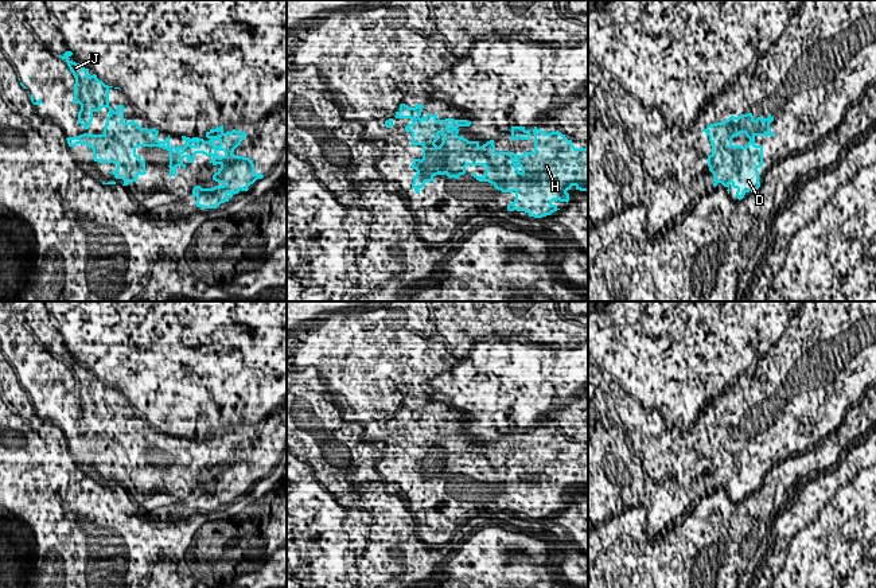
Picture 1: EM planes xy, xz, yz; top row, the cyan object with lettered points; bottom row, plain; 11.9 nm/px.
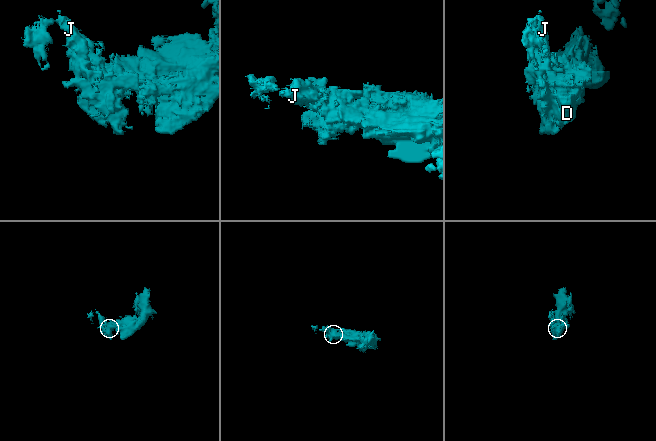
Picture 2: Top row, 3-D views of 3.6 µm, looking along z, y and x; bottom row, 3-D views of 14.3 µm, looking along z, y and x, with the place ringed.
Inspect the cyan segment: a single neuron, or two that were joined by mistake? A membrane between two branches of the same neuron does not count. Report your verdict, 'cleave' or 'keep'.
keep

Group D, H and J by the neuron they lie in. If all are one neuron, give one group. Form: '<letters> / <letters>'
D H J

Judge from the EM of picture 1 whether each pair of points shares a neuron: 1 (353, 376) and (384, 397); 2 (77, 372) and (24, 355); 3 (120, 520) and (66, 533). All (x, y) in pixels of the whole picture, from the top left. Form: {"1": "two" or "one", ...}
{"1": "one", "2": "one", "3": "two"}

